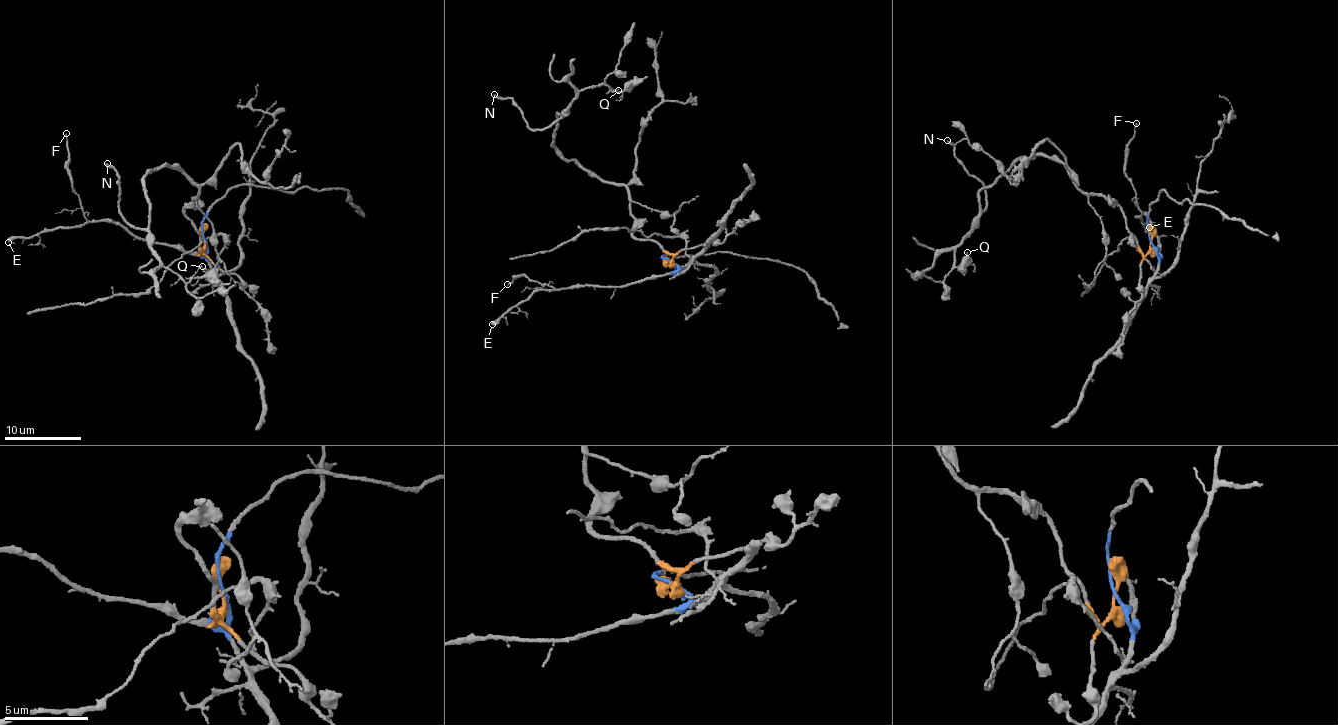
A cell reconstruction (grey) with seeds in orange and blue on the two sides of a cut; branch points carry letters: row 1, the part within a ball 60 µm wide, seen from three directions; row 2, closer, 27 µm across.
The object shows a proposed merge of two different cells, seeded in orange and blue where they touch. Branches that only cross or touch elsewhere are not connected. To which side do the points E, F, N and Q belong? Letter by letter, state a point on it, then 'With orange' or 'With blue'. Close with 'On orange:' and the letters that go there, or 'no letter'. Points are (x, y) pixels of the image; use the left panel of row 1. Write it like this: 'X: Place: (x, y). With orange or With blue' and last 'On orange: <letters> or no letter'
E: Place: (8, 242). With blue
F: Place: (66, 133). With blue
N: Place: (107, 163). With orange
Q: Place: (202, 266). With orange
On orange: N, Q

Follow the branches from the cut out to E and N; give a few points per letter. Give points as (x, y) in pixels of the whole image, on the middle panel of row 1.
E: (668, 261), (677, 268), (639, 282), (533, 290), (525, 300), (507, 309), (492, 323)
N: (668, 261), (634, 237), (628, 189), (563, 157), (561, 114), (531, 129), (494, 93)

